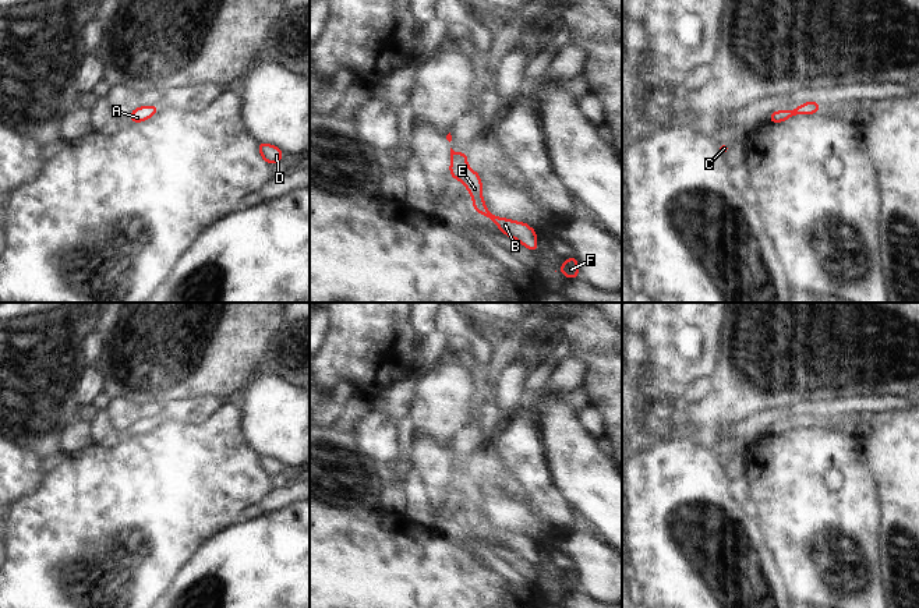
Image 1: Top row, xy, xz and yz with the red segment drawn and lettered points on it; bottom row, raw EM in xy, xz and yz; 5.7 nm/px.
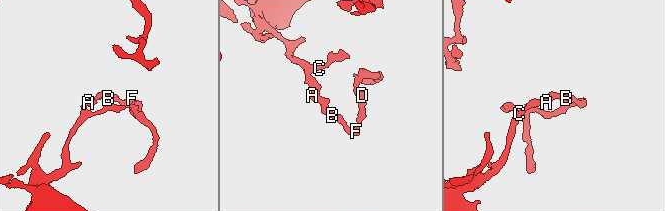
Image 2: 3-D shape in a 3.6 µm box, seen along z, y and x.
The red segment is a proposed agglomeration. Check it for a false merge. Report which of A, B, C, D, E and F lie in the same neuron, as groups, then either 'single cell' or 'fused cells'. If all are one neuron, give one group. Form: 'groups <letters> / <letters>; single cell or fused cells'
groups A B C D E F; single cell

